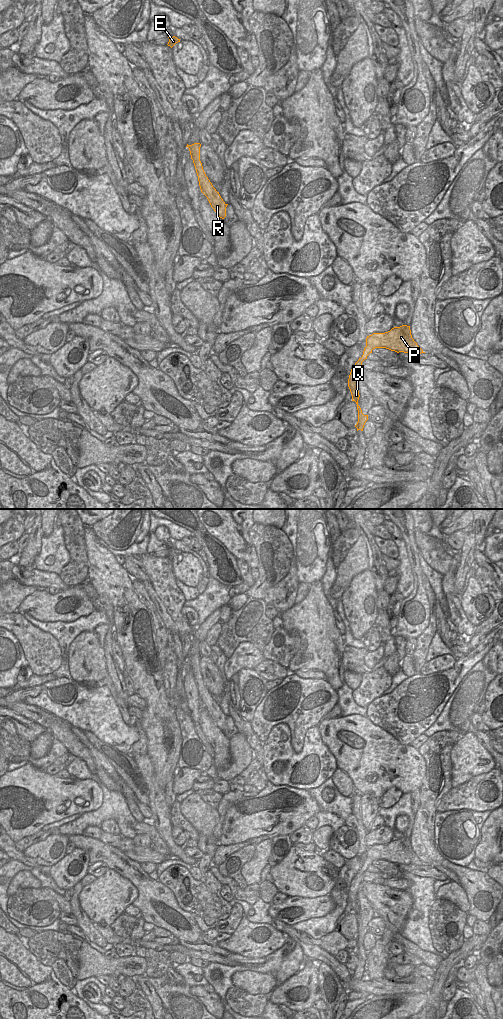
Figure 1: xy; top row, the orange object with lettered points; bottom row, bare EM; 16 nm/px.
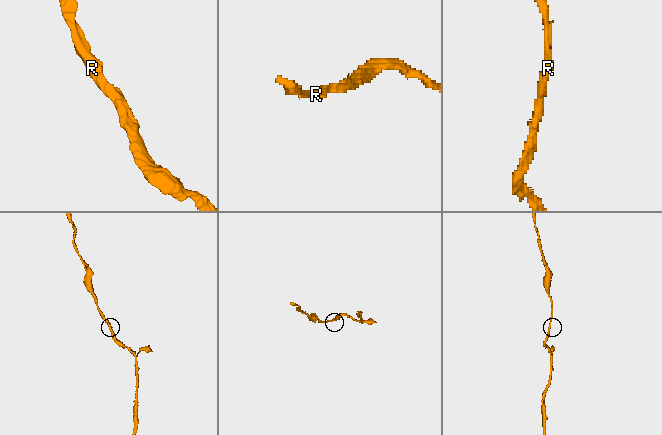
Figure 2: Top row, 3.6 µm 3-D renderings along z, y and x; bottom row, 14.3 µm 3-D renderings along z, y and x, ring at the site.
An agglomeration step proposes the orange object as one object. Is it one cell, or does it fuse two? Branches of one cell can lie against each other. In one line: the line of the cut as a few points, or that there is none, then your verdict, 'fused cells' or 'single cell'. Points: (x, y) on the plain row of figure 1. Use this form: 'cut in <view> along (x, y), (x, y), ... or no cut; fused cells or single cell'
cut in xy along (358, 872), (362, 873); fused cells

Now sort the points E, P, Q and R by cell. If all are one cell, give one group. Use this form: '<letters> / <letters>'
E Q R / P

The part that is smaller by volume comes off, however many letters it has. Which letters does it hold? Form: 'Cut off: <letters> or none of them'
Cut off: P

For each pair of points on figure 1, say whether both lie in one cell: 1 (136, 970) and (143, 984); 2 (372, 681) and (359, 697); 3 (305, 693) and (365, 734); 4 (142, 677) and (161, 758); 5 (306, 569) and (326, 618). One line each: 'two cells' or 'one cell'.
1: two cells
2: one cell
3: two cells
4: one cell
5: two cells

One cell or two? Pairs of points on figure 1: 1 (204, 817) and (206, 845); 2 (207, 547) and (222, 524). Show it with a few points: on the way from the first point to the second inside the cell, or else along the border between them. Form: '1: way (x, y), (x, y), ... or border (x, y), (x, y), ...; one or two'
1: way (205, 824), (205, 838); one
2: border (198, 519), (230, 552); two

